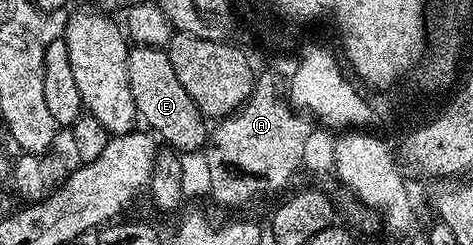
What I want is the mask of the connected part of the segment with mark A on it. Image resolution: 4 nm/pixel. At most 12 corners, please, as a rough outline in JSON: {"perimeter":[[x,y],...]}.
{"perimeter":[[260,76],[210,130],[211,197],[279,189],[313,130]]}

